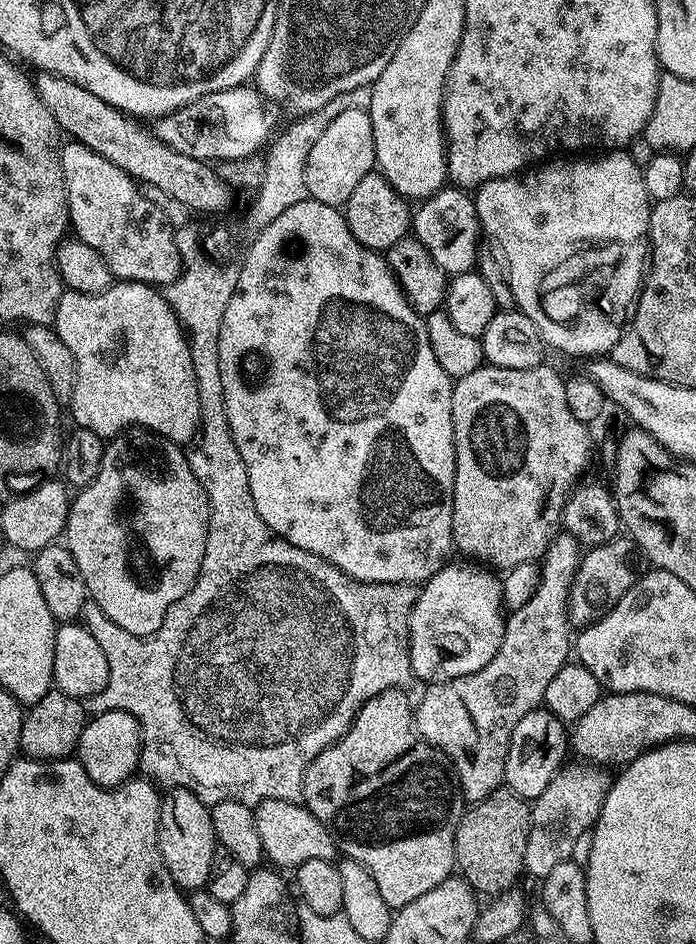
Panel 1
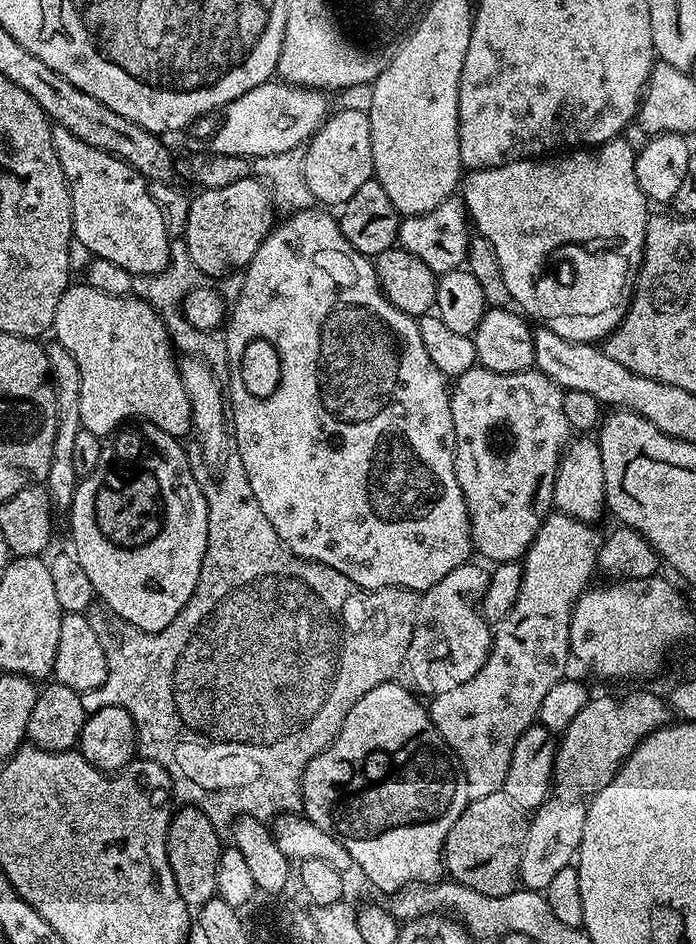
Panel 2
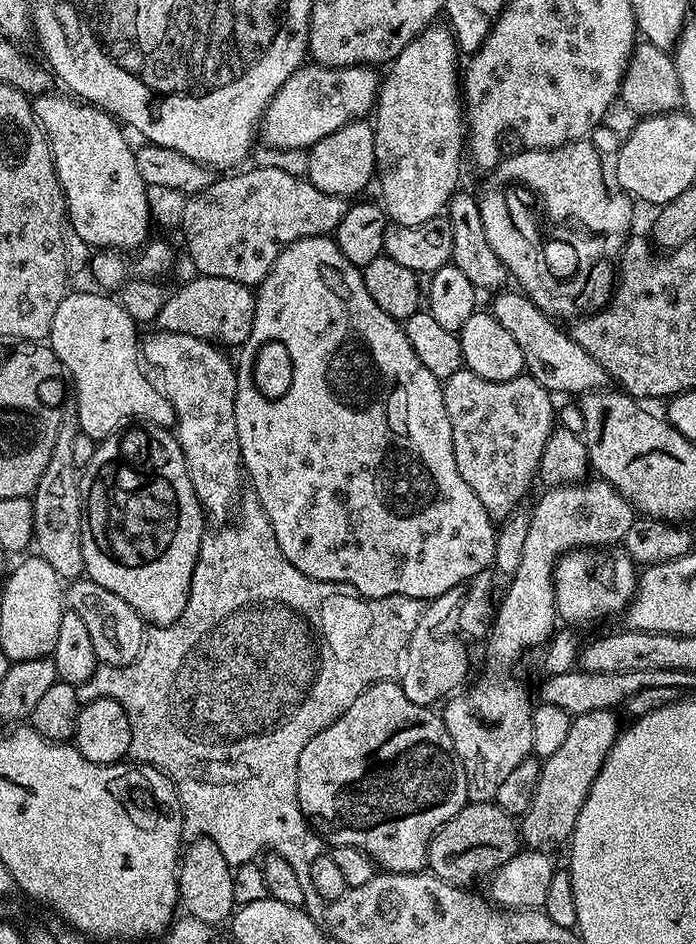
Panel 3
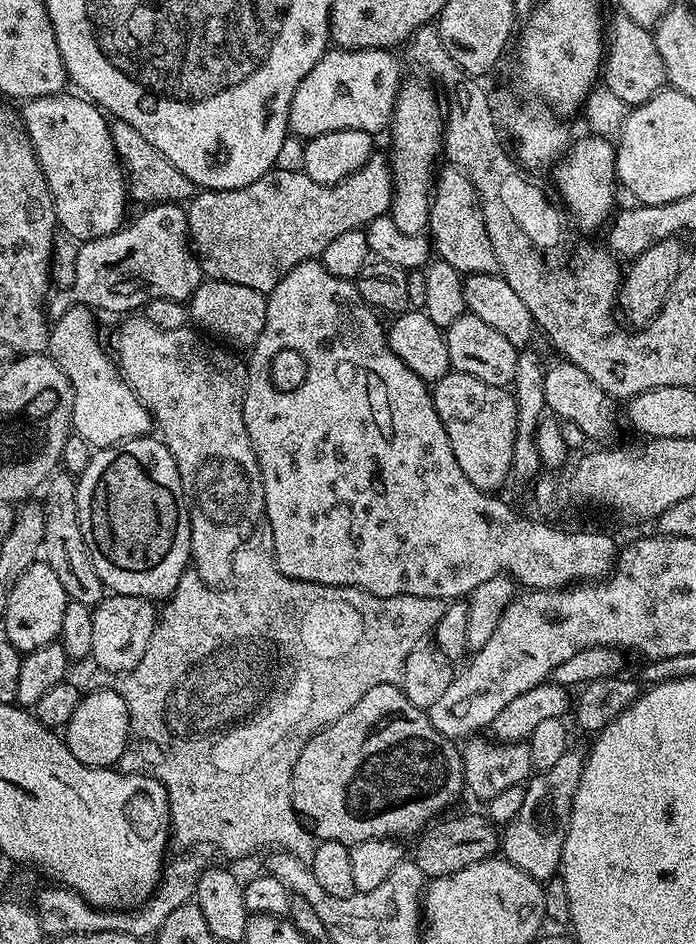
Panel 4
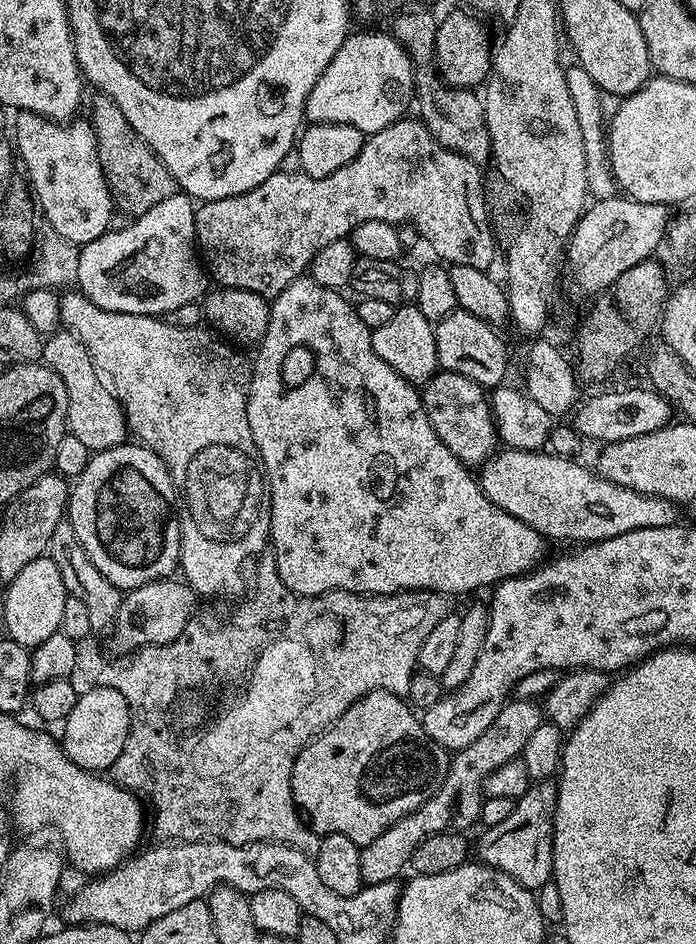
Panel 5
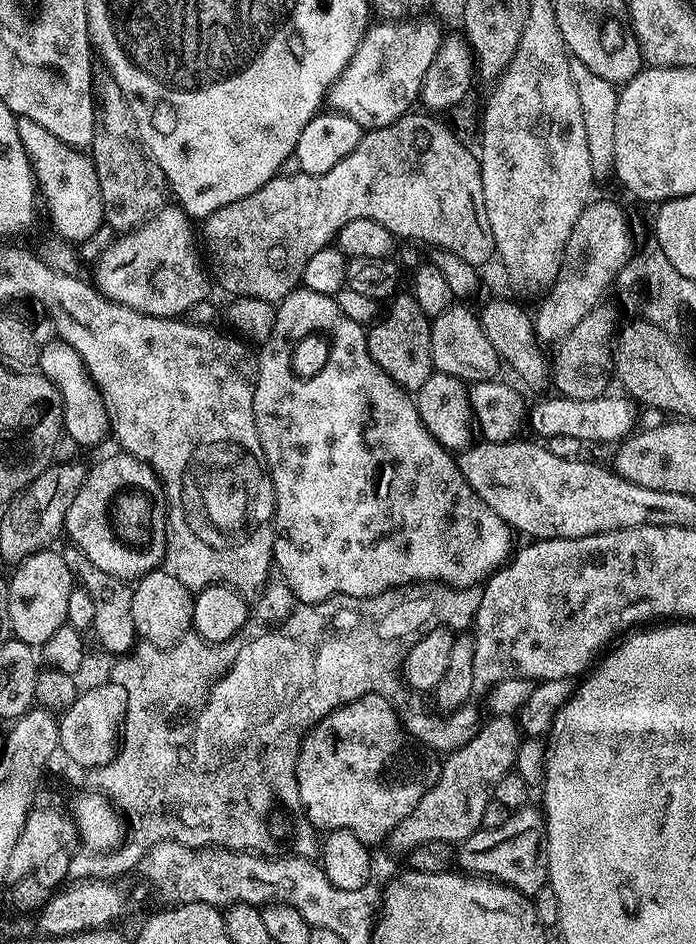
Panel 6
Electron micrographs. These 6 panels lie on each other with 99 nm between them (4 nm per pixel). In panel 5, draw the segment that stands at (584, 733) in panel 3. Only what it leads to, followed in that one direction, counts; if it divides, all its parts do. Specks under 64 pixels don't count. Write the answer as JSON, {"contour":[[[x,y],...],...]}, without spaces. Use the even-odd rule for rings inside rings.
{"contour":[[[536,782],[526,794],[515,801],[510,818],[498,822],[498,826],[481,831],[480,845],[475,845],[481,861],[490,868],[504,872],[529,890],[538,890],[552,880],[552,830],[556,827],[557,785],[552,782]]]}

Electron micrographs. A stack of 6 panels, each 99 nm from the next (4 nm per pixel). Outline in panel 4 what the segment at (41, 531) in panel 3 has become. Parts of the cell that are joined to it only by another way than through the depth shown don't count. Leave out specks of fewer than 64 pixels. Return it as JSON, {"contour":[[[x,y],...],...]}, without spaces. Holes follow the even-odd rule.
{"contour":[[[57,470],[48,477],[42,488],[42,503],[46,530],[42,534],[40,556],[43,563],[58,574],[62,581],[62,590],[66,590],[69,600],[77,600],[89,606],[95,606],[104,599],[106,589],[100,580],[98,570],[94,570],[94,562],[88,556],[88,547],[78,522],[78,506],[76,505],[77,477],[69,472]]]}

